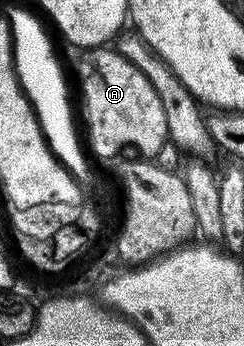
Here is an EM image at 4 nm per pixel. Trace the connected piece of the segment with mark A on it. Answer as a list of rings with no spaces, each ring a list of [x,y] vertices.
[[[92,50],[87,56],[88,61],[80,68],[80,96],[84,99],[84,120],[88,123],[86,144],[90,152],[92,147],[92,152],[96,156],[116,158],[123,153],[120,152],[123,148],[133,148],[136,151],[133,153],[141,157],[155,158],[162,149],[162,144],[169,139],[166,105],[160,100],[155,86],[116,50]]]

